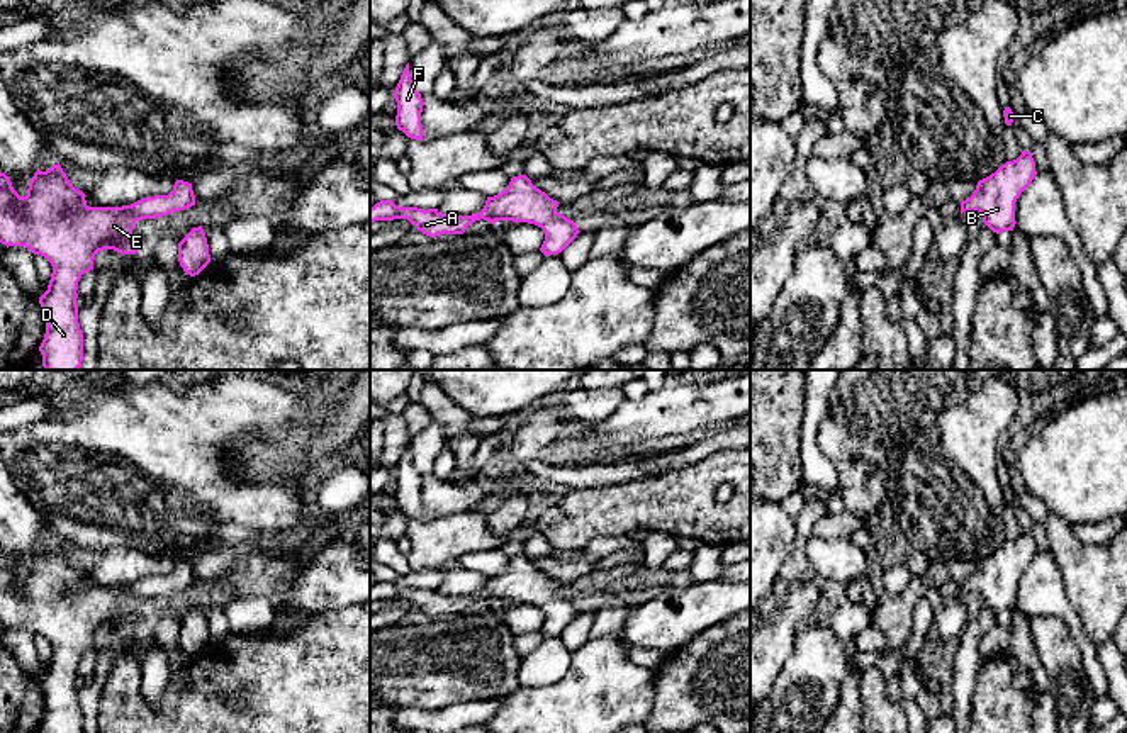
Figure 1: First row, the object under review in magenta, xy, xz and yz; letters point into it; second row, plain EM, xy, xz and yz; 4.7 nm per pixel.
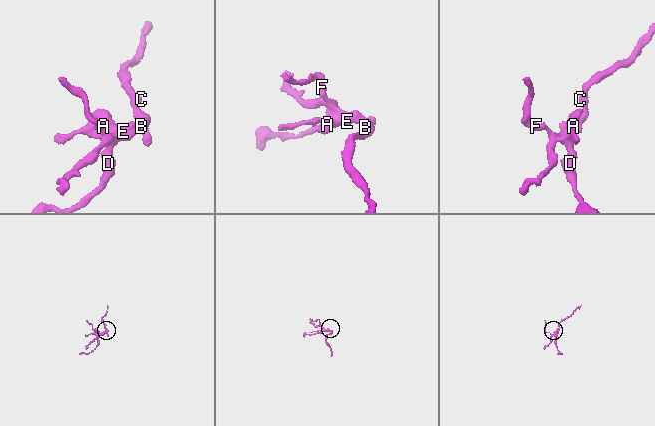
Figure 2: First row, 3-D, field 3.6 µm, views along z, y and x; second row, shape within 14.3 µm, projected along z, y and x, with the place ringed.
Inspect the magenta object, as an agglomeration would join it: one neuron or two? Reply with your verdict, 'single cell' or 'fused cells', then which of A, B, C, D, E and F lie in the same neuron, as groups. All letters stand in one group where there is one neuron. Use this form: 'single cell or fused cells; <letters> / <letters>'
single cell; A B C D E F

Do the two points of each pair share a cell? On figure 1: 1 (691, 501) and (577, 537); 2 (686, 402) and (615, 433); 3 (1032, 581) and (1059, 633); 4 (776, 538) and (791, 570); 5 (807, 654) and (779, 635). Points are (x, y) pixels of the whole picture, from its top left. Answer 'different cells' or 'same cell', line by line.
1: same cell
2: same cell
3: different cells
4: different cells
5: different cells

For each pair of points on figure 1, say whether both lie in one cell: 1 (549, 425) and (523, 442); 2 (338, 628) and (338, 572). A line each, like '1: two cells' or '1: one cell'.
1: one cell
2: two cells

